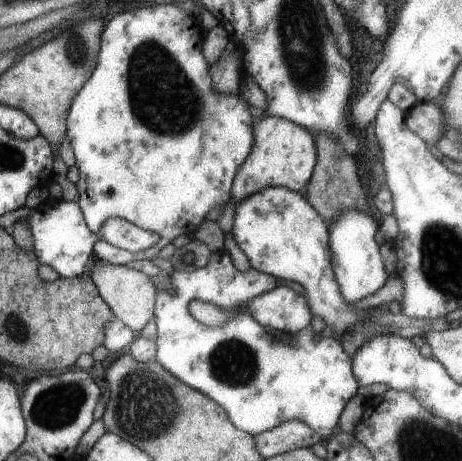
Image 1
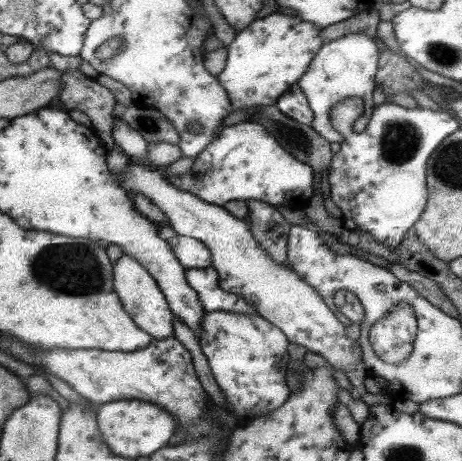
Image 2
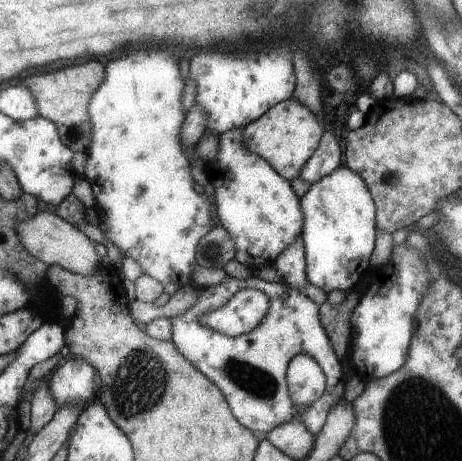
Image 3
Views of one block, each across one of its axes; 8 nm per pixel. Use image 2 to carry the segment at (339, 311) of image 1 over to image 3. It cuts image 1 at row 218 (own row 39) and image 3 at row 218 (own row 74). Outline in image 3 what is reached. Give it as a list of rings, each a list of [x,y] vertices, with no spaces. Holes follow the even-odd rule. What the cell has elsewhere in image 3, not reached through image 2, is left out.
[[[231,128],[229,132],[219,134],[219,150],[215,154],[213,162],[205,162],[207,168],[207,178],[209,184],[213,186],[215,194],[215,212],[219,218],[219,224],[231,234],[235,248],[243,248],[243,252],[251,258],[251,270],[257,270],[261,266],[273,264],[277,260],[277,256],[289,248],[291,242],[301,240],[301,232],[303,232],[303,210],[301,210],[301,202],[299,196],[295,194],[293,186],[289,180],[285,180],[281,174],[277,174],[263,156],[257,156],[255,152],[247,150],[243,144],[243,128]]]

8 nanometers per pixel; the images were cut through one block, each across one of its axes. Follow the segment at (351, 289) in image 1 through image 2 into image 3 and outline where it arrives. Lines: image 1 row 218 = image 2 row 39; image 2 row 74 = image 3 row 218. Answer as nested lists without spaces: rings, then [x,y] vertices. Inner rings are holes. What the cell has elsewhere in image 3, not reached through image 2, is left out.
[[[337,166],[333,172],[313,182],[307,194],[301,196],[305,246],[305,276],[307,282],[325,290],[347,292],[357,280],[369,276],[369,256],[375,242],[375,202],[363,178],[347,166]]]

